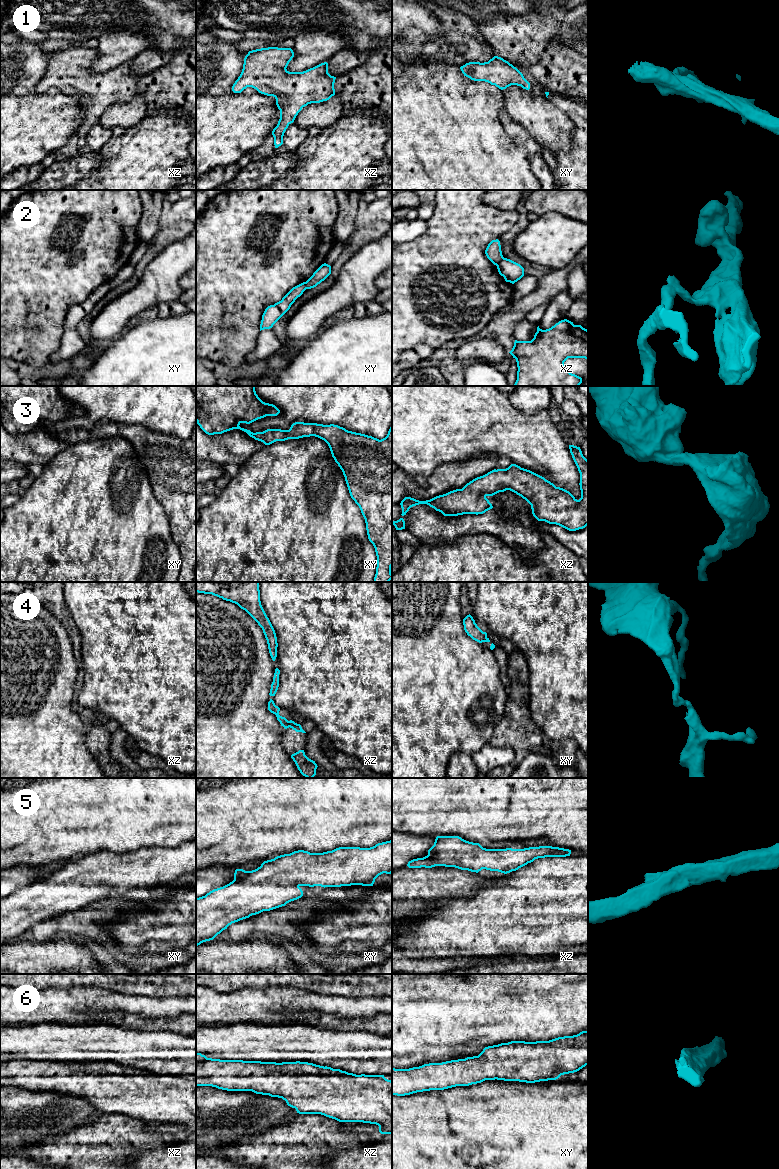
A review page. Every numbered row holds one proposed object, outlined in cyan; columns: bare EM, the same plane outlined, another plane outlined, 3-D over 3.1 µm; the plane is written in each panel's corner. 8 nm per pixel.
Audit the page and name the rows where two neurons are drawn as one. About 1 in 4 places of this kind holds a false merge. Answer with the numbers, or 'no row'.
2

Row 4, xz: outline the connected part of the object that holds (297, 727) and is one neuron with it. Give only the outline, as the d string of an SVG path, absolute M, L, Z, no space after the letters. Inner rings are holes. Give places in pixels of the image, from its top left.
M270 699L270 701L268 702L268 710L271 713L276 715L277 720L280 722L281 726L283 726L285 729L290 727L293 730L295 730L296 732L306 733L302 729L300 724L297 724L294 721L292 721L292 720L288 721L285 717L280 716L279 715L280 708L275 705L275 703L274 703L274 701L272 699Z

